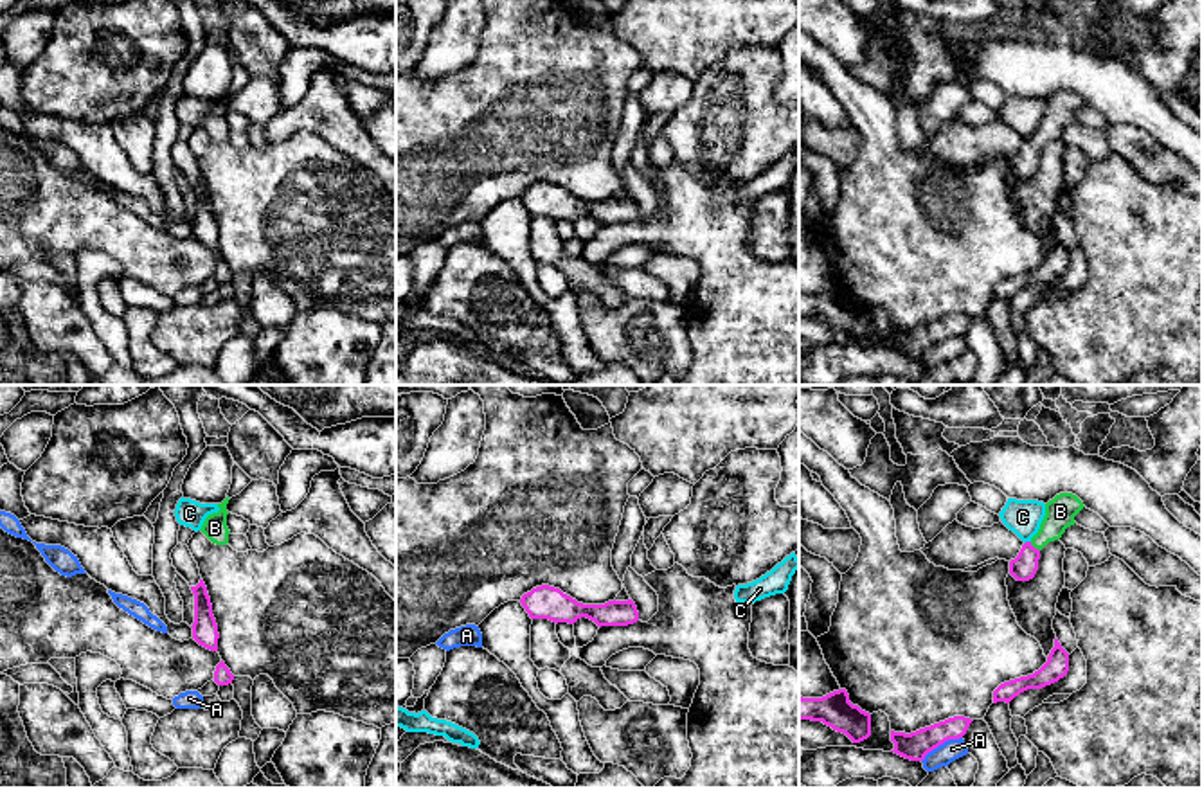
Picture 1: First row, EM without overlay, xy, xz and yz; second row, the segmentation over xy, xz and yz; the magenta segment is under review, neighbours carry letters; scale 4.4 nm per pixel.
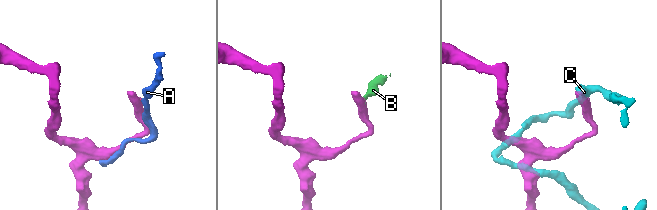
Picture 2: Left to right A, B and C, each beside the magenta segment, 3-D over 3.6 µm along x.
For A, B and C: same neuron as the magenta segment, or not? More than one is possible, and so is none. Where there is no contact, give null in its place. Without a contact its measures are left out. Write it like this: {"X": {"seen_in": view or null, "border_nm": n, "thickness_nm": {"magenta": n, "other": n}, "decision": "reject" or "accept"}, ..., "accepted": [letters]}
{"A": {"seen_in": "yz", "border_nm": 220, "thickness_nm": {"magenta": 120, "other": 90}, "decision": "reject"}, "B": {"seen_in": "yz", "border_nm": 60, "thickness_nm": {"magenta": 120, "other": 140}, "decision": "accept"}, "C": {"seen_in": "yz", "border_nm": 40, "thickness_nm": {"magenta": 120, "other": 160}, "decision": "reject"}, "accepted": ["B"]}

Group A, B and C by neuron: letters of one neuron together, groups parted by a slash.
A / B / C

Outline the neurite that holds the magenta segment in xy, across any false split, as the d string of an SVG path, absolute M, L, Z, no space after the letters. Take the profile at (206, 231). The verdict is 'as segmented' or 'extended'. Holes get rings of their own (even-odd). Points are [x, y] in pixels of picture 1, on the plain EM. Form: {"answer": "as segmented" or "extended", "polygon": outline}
{"answer": "as segmented", "polygon": "M200 176L200 180L196 184L191 184L193 191L194 191L194 219L193 219L193 236L211 246L211 248L218 248L218 221L216 216L212 212L212 201L211 201L211 194L207 191L207 184L203 180L203 176Z"}

